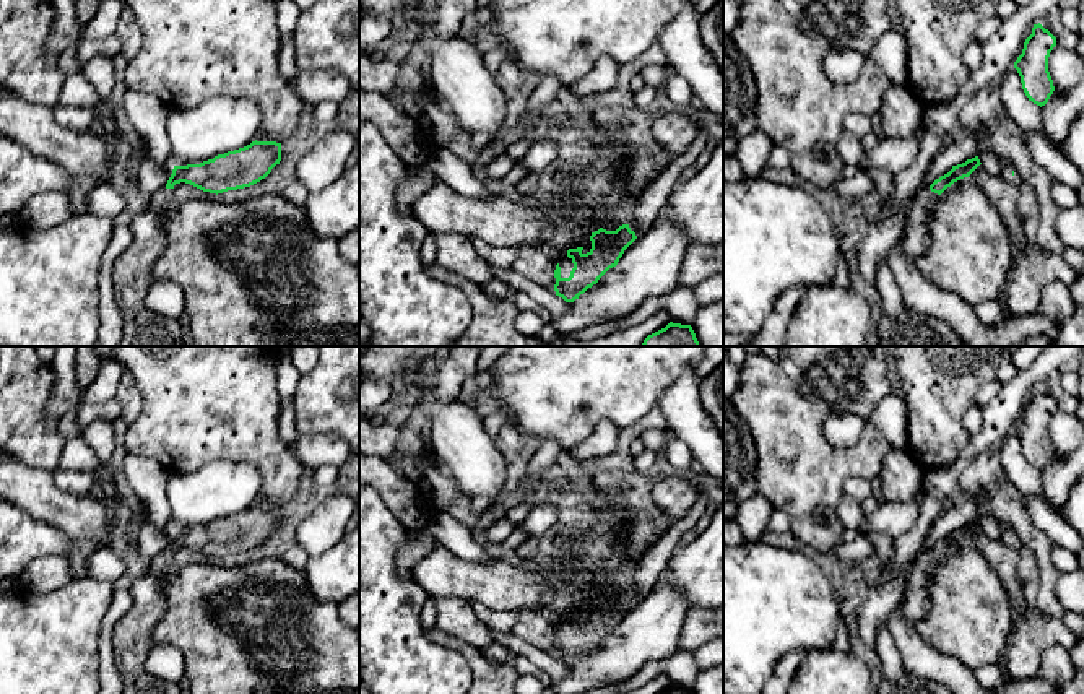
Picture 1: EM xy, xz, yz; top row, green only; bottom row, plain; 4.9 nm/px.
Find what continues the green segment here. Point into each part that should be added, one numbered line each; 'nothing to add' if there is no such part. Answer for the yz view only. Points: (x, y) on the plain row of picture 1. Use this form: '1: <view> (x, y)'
1: yz (915, 603)

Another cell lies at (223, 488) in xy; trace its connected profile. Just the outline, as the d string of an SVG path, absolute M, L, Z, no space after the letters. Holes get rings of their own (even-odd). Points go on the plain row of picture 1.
M218 460L192 473L174 473L167 504L174 530L200 528L255 505L262 491L257 466Z

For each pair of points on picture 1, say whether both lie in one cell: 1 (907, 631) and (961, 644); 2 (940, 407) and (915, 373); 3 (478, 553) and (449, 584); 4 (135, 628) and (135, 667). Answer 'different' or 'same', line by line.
1: different
2: same
3: different
4: same

